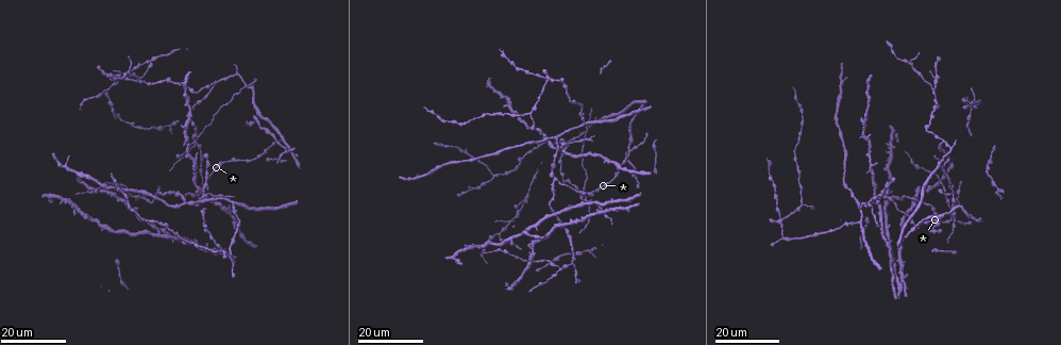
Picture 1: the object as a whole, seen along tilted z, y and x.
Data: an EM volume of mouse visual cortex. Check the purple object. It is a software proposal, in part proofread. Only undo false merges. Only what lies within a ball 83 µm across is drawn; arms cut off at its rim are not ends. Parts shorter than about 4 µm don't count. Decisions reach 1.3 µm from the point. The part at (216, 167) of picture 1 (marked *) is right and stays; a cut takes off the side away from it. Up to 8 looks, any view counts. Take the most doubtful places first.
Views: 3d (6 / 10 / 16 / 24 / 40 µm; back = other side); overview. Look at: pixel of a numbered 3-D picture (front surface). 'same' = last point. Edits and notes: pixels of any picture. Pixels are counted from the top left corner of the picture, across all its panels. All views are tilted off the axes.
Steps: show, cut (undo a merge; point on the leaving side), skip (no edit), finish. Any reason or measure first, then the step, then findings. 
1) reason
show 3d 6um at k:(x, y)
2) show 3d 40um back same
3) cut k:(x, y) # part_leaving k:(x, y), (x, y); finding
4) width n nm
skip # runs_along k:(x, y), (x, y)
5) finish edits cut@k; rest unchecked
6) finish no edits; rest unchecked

show 3d 16um at 1:(467, 152)

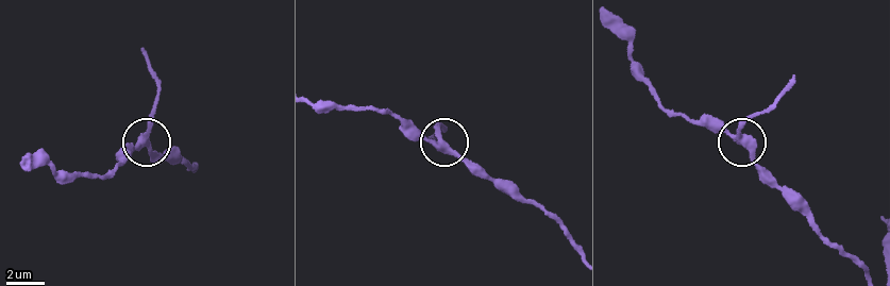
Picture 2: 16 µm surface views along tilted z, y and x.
zoom in
show 3d 10um at 2:(739, 137)

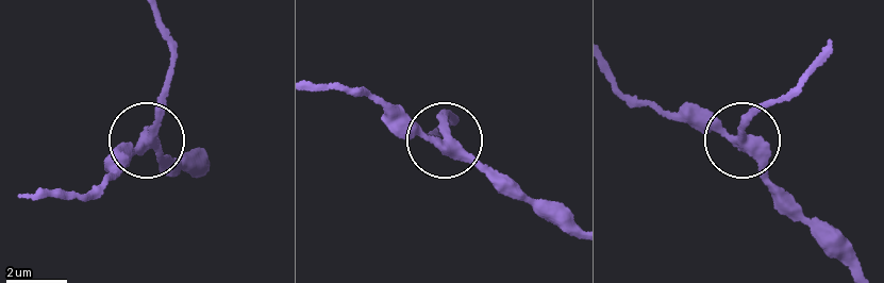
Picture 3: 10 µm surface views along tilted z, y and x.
side_arm 5 um
skip # runs_along 3:(859, 266), (784, 198), (744, 143), (743, 119), (764, 104); all the same neuron

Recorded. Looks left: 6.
show 3d 24um at 1:(870, 204)

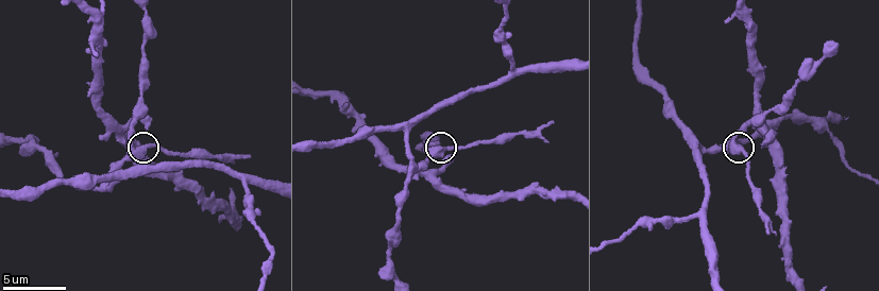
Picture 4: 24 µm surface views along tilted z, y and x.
zoom in
show 3d 6um at 4:(429, 147)

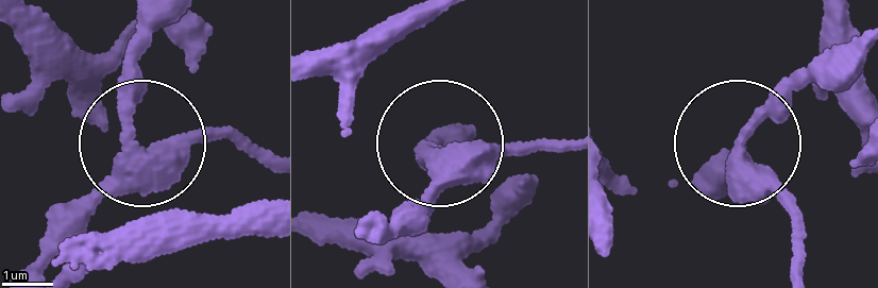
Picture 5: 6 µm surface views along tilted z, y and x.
side_arm 11 um
skip # runs_along 5:(702, 181), (741, 144), (797, 216); one neuron here

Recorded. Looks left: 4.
two arms in line, one across
show 3d 24um at 1:(942, 139)

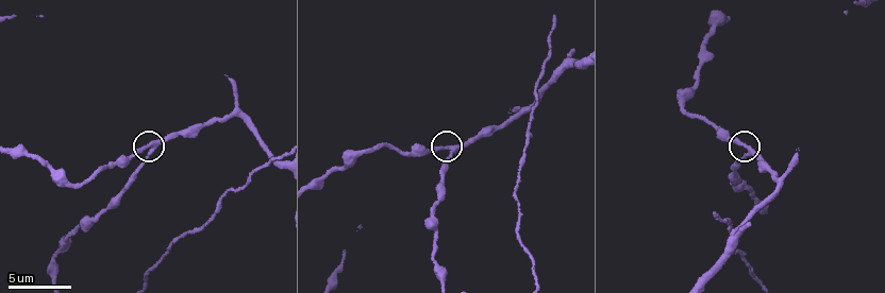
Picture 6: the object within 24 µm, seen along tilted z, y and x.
show 3d 6um at 6:(151, 145)

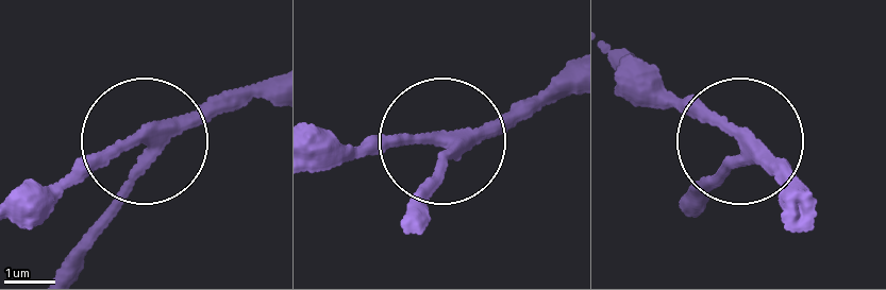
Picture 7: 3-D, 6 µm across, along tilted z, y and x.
arms 3
skip # runs_along 7:(567, 72), (456, 133), (414, 210); all the same neuron

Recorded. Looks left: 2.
looks like a crossing
show 3d 6um at 4:(27, 139)

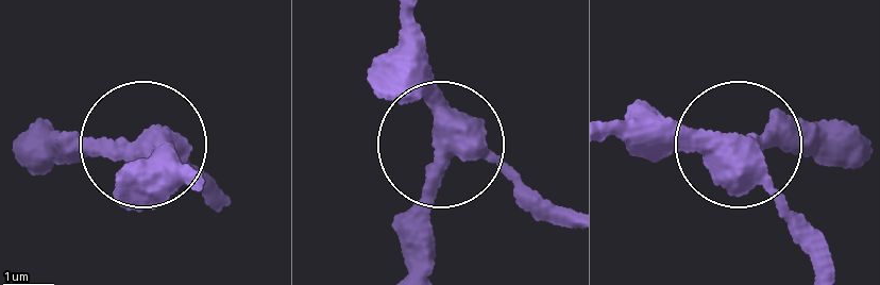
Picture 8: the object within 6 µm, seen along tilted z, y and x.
width 390 nm
skip # runs_along 8:(558, 208), (445, 144), (425, 34); all the same neuron

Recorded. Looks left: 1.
finish no edits; rest unchecked

